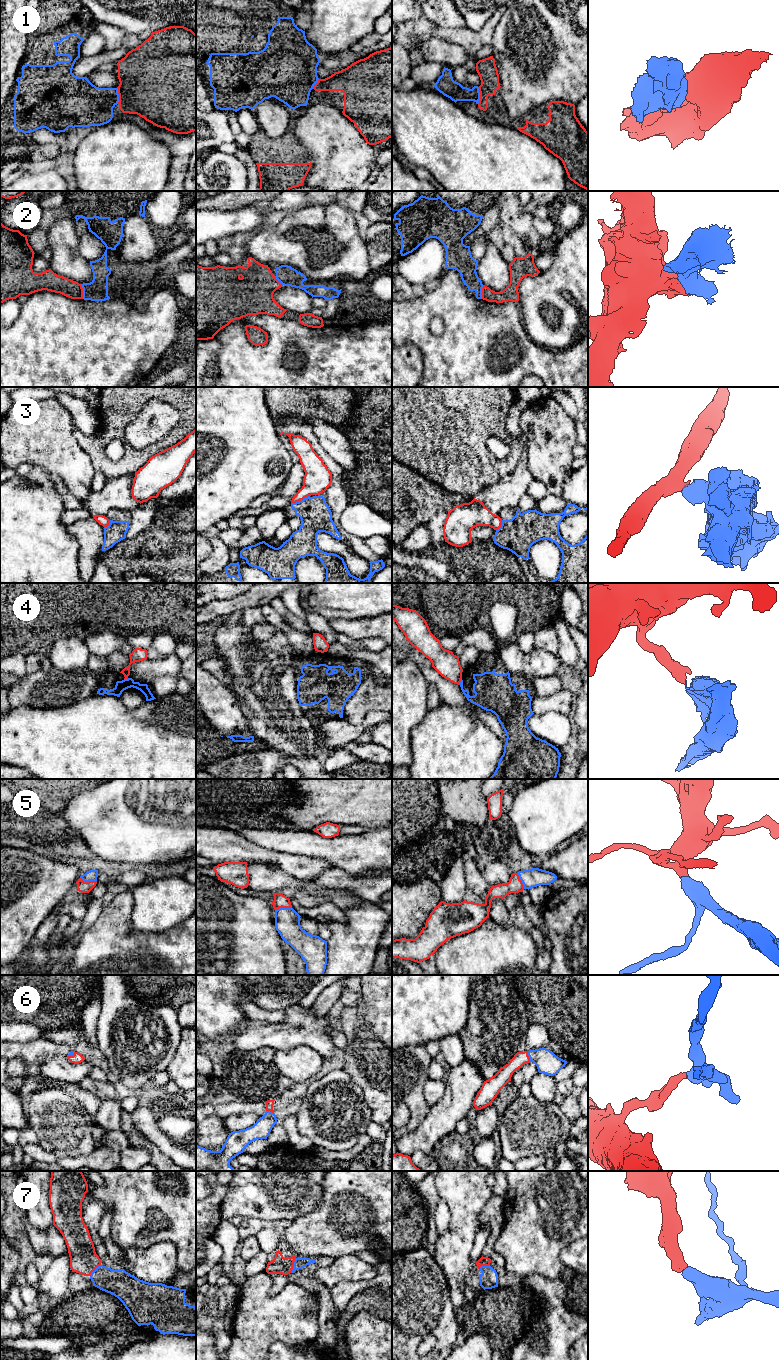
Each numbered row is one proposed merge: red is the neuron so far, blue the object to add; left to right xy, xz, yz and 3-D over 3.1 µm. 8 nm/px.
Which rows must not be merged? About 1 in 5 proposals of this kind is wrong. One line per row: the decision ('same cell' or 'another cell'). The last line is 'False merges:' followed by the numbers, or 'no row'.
1: same cell
2: same cell
3: another cell
4: another cell
5: same cell
6: same cell
7: same cell
False merges: 3, 4

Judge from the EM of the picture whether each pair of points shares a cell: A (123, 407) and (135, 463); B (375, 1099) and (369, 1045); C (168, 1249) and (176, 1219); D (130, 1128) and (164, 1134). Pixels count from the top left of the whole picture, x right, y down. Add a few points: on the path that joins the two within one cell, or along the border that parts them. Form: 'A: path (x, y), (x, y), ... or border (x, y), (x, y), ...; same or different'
A: path (120, 421), (120, 435), (128, 449); same
B: path (375, 1086), (372, 1058); same
C: border (147, 1246), (171, 1241), (177, 1262); different
D: border (131, 1115), (135, 1125), (157, 1146); different

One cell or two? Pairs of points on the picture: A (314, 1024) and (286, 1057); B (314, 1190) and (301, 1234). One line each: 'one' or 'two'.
A: two
B: two

